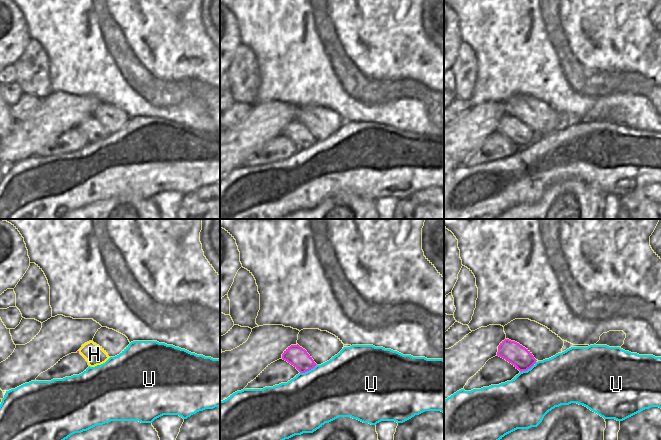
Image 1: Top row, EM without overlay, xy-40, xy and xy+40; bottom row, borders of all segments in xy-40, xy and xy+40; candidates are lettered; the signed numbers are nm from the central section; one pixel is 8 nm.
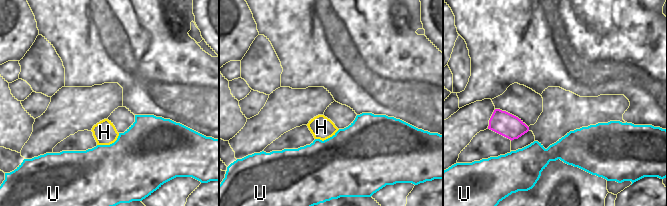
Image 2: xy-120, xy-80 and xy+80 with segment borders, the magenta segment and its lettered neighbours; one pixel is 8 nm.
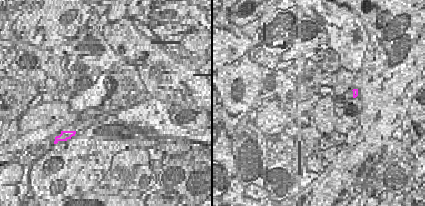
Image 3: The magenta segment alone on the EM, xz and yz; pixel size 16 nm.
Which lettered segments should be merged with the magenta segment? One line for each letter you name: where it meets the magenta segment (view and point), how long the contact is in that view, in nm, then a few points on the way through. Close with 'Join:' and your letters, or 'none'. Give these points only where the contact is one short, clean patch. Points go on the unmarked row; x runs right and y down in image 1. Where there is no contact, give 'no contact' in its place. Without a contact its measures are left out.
H: no contact
Join: H

